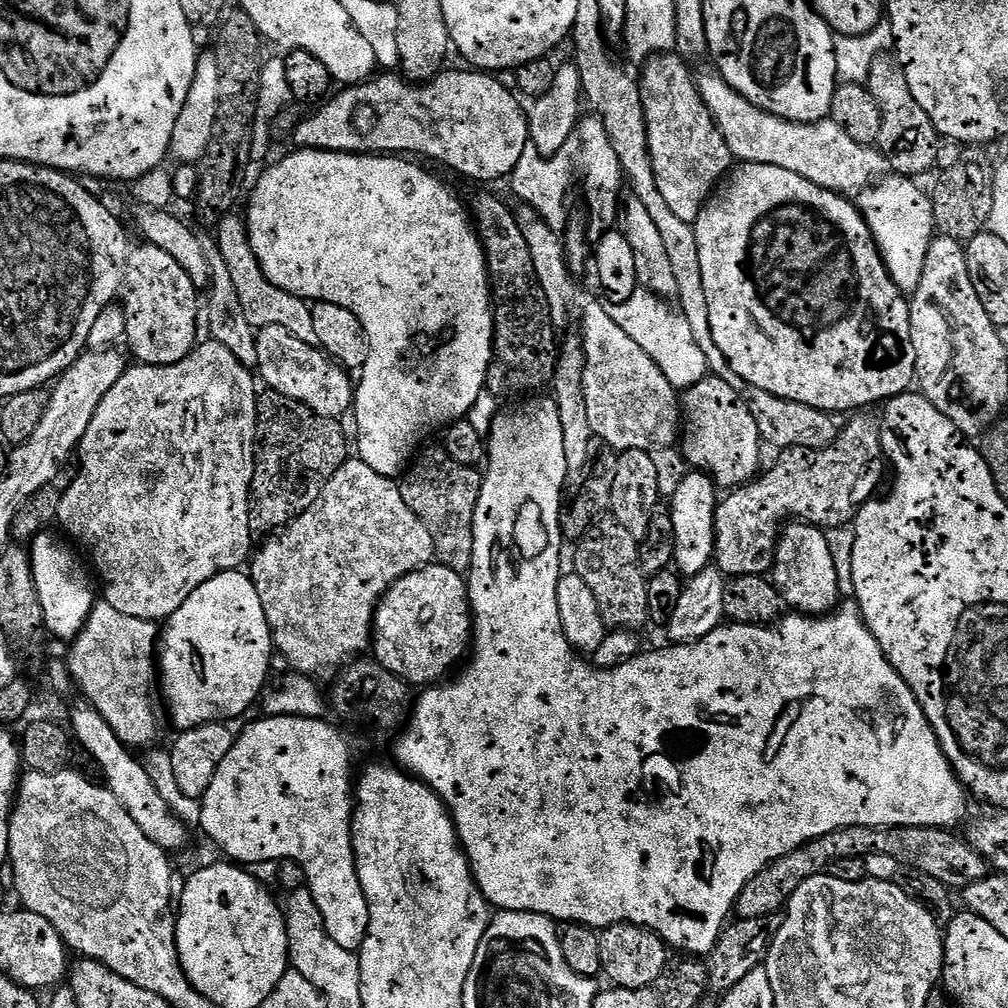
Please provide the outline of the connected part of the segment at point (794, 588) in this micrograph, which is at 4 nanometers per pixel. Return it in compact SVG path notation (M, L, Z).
M789 522L783 525L780 540L776 543L776 560L772 564L770 579L780 592L780 599L785 605L788 604L793 613L806 616L822 616L837 607L842 597L838 586L837 569L830 554L830 545L826 542L826 531L815 528L813 524L801 524Z

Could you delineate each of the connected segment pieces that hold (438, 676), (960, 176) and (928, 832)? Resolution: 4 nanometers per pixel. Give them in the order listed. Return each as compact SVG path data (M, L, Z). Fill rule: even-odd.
M433 562L406 574L386 590L372 620L370 652L408 685L431 686L443 681L451 673L448 671L465 659L473 640L474 617L467 579Z
M980 146L963 149L955 165L939 173L936 189L931 189L932 213L941 233L961 242L972 240L988 226L988 216L994 205L994 180L997 165Z
M846 826L842 830L834 830L778 858L757 876L750 878L750 882L742 886L742 894L736 900L735 915L741 920L777 915L787 905L794 890L802 886L802 882L810 882L810 878L825 875L828 867L840 861L841 858L865 860L870 854L886 854L889 858L894 858L894 862L898 862L901 869L922 870L922 874L930 874L930 878L938 878L938 882L942 882L950 890L969 888L974 882L984 880L990 875L990 865L968 845L963 835L955 836L956 834L955 831L947 828L931 828L930 826L910 826L909 828Z

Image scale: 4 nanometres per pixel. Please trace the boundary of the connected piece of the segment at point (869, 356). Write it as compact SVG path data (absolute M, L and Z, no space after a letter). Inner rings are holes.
M741 163L739 167L709 196L694 225L702 284L710 310L712 342L715 348L722 350L734 374L758 390L766 390L783 400L805 404L829 414L852 414L857 410L868 410L871 404L883 405L909 391L916 380L915 352L910 336L910 300L890 278L859 207L853 201L851 204L847 195L826 190L798 174L790 174L790 170L782 170L782 166Z

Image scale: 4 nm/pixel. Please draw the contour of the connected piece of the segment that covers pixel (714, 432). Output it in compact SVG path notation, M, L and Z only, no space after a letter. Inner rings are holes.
M715 374L704 377L702 382L687 389L682 396L682 453L684 459L693 469L703 470L716 481L721 489L731 490L756 479L760 468L760 448L762 441L758 422L754 422L754 414L750 414L748 404L739 391Z

